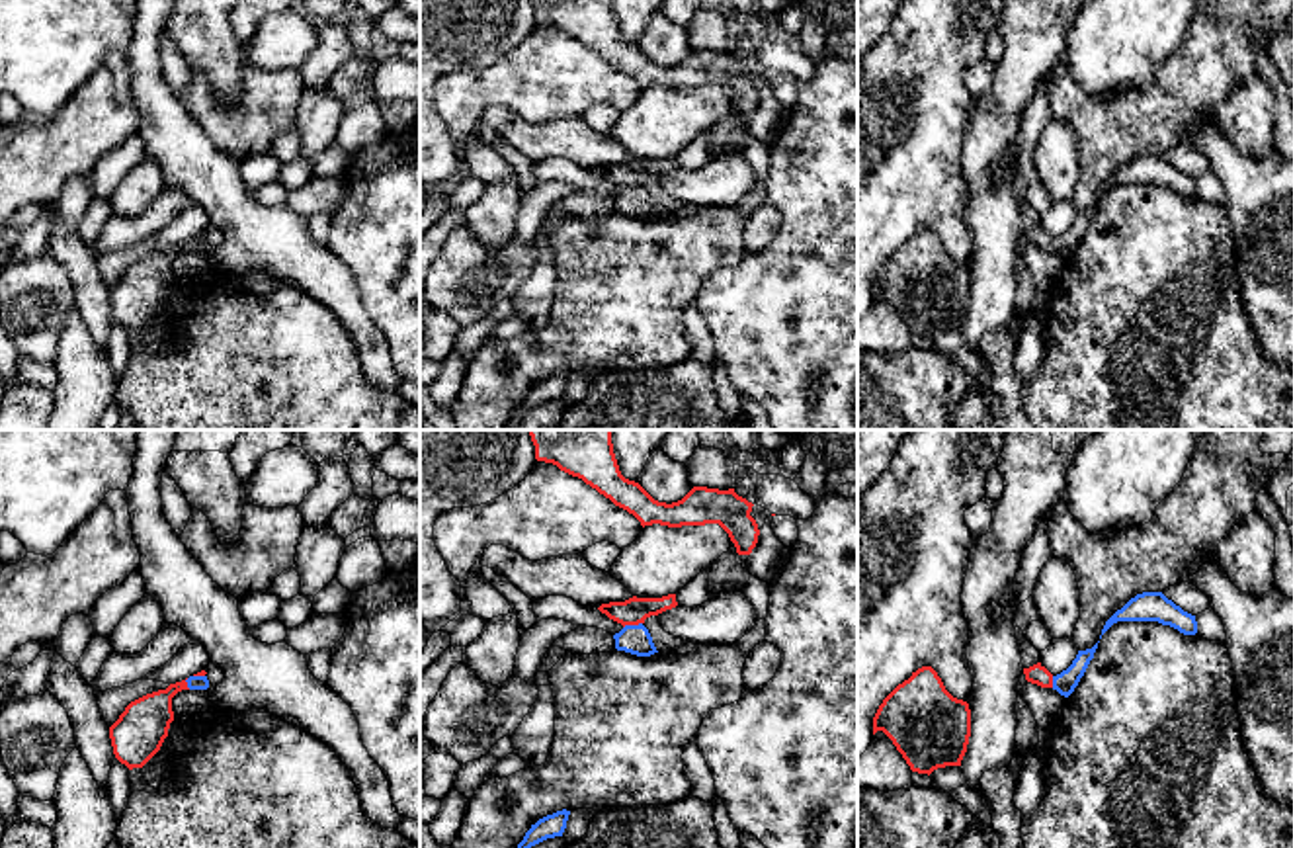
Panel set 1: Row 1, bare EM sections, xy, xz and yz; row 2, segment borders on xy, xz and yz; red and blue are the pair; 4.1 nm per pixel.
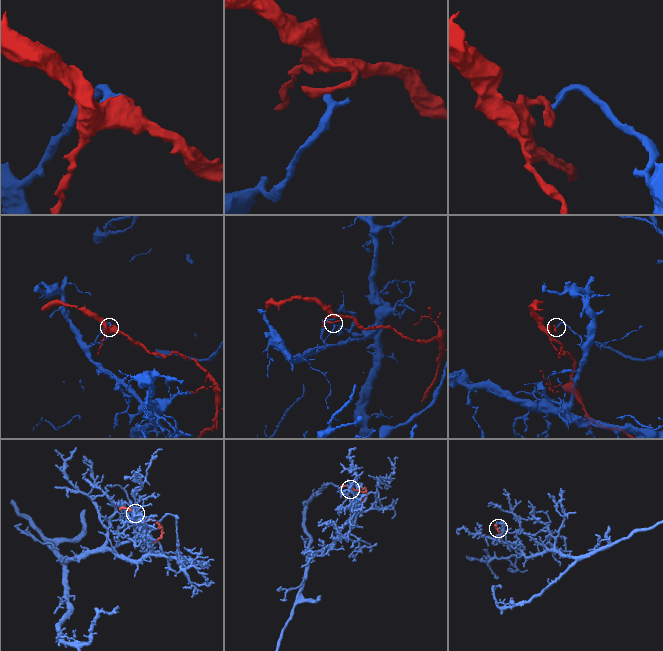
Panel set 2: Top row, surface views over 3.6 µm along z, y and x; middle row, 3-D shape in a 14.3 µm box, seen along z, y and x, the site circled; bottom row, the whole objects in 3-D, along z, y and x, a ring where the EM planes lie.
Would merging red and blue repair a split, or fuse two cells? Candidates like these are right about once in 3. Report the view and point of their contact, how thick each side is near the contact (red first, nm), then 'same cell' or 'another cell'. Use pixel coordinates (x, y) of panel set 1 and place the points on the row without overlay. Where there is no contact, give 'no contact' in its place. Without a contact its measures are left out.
xz (631, 186) | 110/120 nm | another cell

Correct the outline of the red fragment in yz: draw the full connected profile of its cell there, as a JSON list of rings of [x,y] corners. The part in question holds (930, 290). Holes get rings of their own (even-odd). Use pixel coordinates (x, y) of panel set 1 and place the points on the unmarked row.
[[[922,229],[898,246],[873,279],[873,297],[883,293],[912,334],[961,328],[971,299],[971,272],[953,260],[932,229]]]

